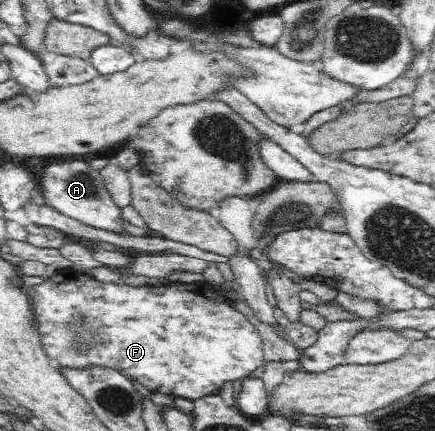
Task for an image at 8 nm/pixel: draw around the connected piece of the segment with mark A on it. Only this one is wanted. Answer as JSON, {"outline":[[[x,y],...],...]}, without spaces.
{"outline":[[[72,160],[72,162],[60,162],[60,164],[46,166],[41,174],[37,190],[43,195],[48,205],[70,218],[94,228],[111,230],[120,234],[125,232],[120,225],[121,208],[106,190],[100,171],[92,169],[85,162]]]}

